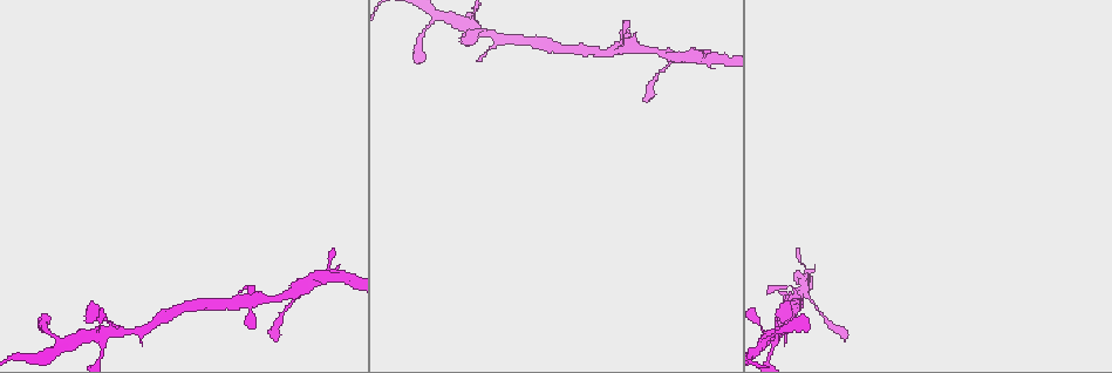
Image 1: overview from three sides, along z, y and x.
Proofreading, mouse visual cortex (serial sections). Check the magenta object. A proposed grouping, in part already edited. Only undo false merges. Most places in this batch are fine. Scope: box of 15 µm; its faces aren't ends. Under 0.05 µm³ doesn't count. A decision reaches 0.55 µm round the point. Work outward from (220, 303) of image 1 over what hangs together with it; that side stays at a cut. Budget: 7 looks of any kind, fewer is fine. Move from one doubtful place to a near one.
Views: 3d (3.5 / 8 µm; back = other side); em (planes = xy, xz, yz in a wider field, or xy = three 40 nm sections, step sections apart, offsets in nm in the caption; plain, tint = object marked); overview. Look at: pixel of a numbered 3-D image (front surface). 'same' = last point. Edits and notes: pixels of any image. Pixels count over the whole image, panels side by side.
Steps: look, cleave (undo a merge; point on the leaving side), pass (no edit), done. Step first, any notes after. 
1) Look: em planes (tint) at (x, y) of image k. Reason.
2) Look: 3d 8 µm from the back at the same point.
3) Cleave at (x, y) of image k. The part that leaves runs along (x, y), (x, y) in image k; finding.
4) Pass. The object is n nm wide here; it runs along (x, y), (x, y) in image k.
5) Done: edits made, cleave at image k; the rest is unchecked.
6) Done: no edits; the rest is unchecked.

Look: 3d 3.5 µm at (625, 46) of image 1. Sharp bend.

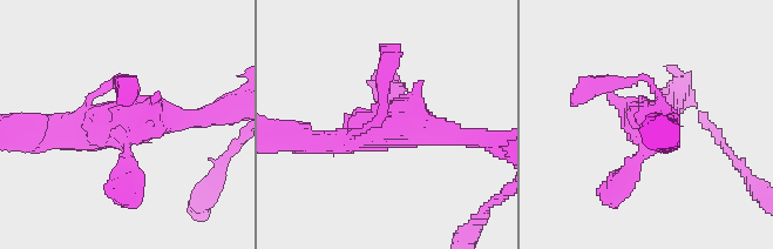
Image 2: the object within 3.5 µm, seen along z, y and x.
Look: em xy step 5 (tint) at (123, 120) of image 2.

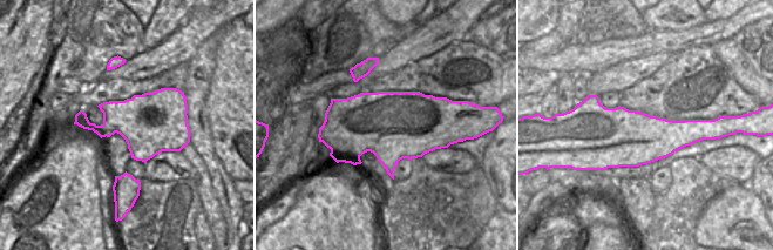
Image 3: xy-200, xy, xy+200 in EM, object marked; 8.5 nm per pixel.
Pass. It runs along (34, 129), (199, 119) in image 2; continuous, no second cell.

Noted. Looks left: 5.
Look: 3d 3.5 µm at (803, 290) of image 1.

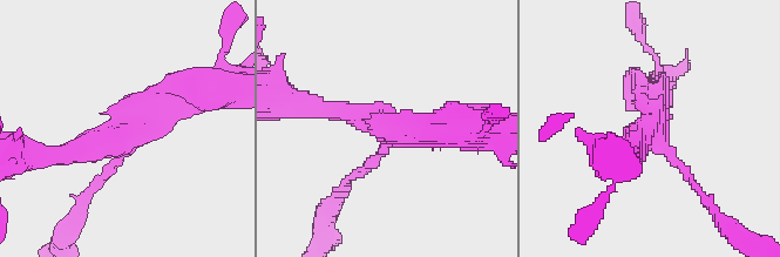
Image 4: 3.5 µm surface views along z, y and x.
Look: em xy step 3 (tint) at (126, 132) of image 4. 3 arms meet here; the arms are 150, 250, 300 nm wide.

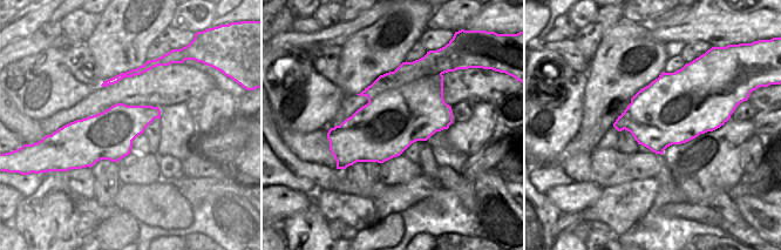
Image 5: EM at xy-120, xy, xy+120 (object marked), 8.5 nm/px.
Pass. It runs along (59, 156), (192, 90) in image 4; one cell here.

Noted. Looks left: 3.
Look: 3d 3.5 µm at (487, 35) of image 1. Looks like a crossing.

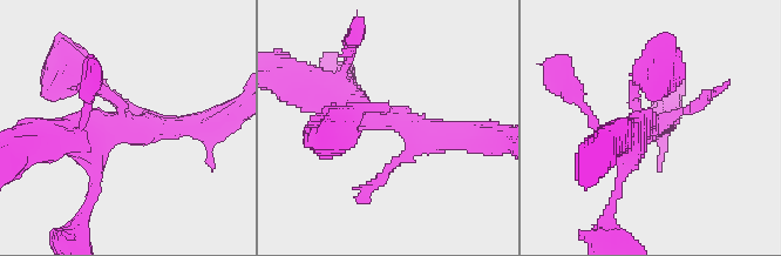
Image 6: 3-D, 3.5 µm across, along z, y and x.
Look: em xy step 5 (tint) at (121, 124) of image 6. 4 arms meet here; the arms are 200, 250, 250, 450 nm wide.

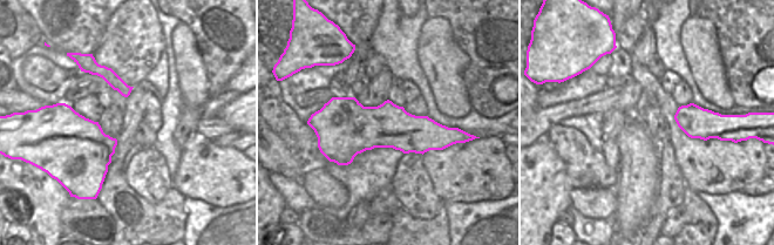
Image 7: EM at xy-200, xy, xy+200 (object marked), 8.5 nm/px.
Pass. One cell here.

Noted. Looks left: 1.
Done: no edits; the rest is unchecked.

